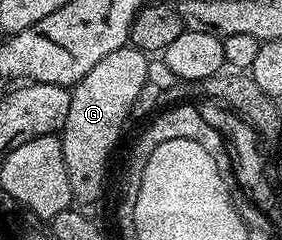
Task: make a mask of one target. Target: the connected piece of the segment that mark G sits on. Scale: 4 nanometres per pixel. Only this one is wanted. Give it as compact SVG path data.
M126 44L124 46L120 46L120 48L115 52L111 52L111 56L103 56L103 60L99 60L99 64L95 64L95 68L91 68L91 72L87 72L87 76L83 76L81 79L79 79L76 86L72 87L71 112L67 112L67 124L59 132L59 137L61 139L61 147L63 148L63 157L67 157L68 159L67 176L71 180L71 192L73 193L74 199L84 199L90 204L98 203L101 200L98 195L98 190L101 189L101 173L104 169L105 154L108 153L109 147L113 145L113 139L118 139L120 134L122 134L126 129L125 121L127 123L130 121L135 100L139 100L141 89L143 89L146 82L149 80L149 63L150 59L147 57L146 51L139 50L132 44Z

